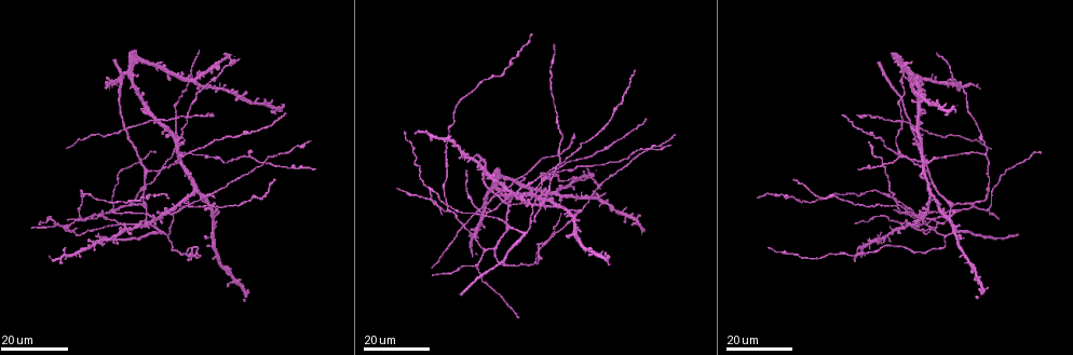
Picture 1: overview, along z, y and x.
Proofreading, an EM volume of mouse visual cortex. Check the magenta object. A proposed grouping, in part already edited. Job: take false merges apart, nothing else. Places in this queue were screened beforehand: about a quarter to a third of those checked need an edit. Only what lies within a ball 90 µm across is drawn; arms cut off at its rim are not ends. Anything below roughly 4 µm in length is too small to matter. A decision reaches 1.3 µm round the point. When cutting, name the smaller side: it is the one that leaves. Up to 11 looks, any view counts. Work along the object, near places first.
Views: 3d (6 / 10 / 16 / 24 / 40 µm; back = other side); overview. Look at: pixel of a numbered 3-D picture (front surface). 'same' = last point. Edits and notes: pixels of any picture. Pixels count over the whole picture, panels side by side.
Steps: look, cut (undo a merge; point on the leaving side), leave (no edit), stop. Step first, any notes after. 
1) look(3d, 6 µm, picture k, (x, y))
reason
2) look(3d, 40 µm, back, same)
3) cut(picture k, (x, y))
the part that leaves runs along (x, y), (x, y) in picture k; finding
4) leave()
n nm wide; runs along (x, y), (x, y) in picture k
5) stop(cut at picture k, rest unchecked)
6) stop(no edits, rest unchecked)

look(3d, 24 µm, picture 1, (162, 232))

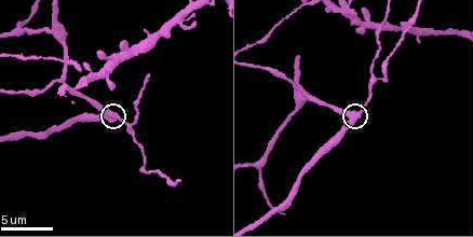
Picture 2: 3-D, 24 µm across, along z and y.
look(3d, 10 µm, picture 2, (353, 122))

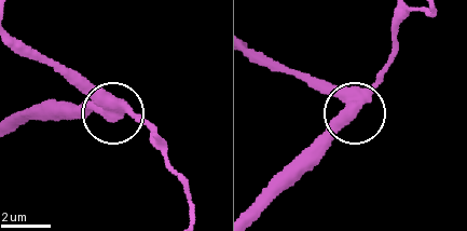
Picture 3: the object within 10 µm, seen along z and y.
cut(picture 3, (85, 105))
the part that leaves runs along (355, 108), (326, 150), (263, 212) in picture 3; a second neuron is stuck on

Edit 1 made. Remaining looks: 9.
look(3d, 16 µm, picture 1, (537, 260))

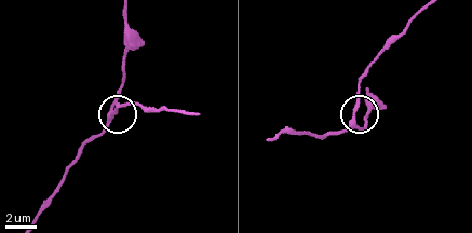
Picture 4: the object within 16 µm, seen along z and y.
look(3d, 6 µm, picture 4, (110, 114))

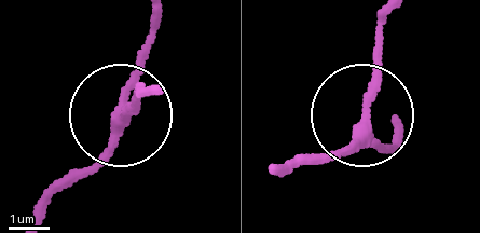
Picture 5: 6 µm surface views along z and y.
leave()
side arm 41 µm; runs along (273, 164), (334, 156), (362, 119), (394, 150) in picture 5; one neuron here

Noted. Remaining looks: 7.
look(3d, 6 µm, picture 2, (253, 163))
branch point

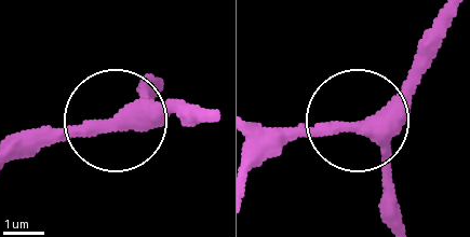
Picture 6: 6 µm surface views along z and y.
leave()
side arm 90 µm; continuous, no second neuron

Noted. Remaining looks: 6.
look(3d, 24 µm, picture 1, (476, 267))
three-way junction

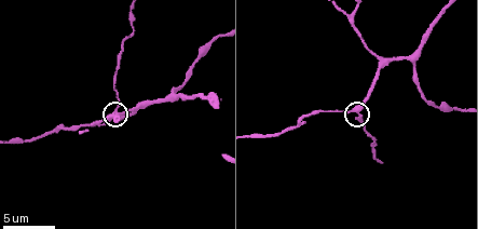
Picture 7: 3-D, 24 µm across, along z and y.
look(3d, 6 µm, picture 7, (354, 108))

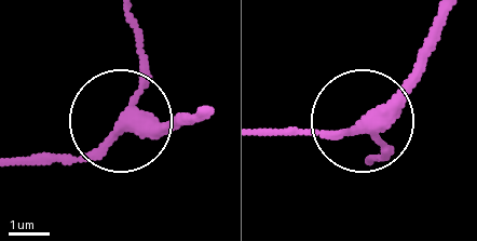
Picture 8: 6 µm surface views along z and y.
leave()
300 nm wide; runs along (204, 117), (128, 120), (77, 159), (29, 162) in picture 8; continuous, no second neuron

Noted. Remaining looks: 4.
look(3d, 24 µm, picture 1, (903, 213))

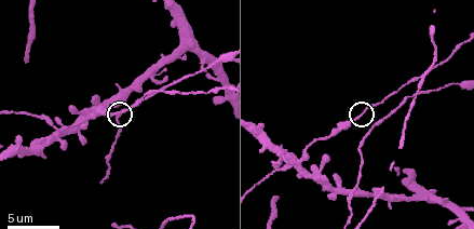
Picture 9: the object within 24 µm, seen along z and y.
look(3d, 10 µm, picture 9, (355, 120))

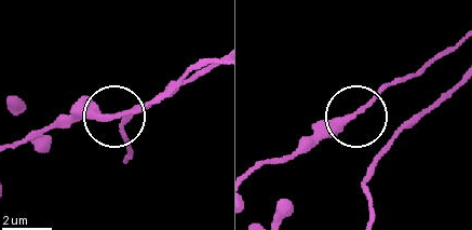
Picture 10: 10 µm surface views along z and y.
look(3d, 10 µm, back, picture 10, (108, 117))
other side

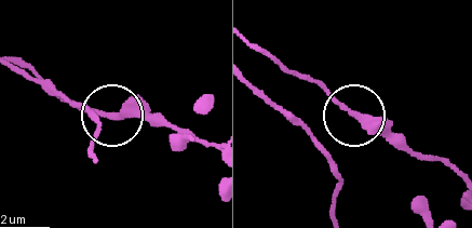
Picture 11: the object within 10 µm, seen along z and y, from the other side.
leave()
runs along (456, 175), (437, 159), (381, 138), (315, 79) in picture 11; all the same neuron

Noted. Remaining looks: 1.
stop(cut at picture 3, rest unchecked)

